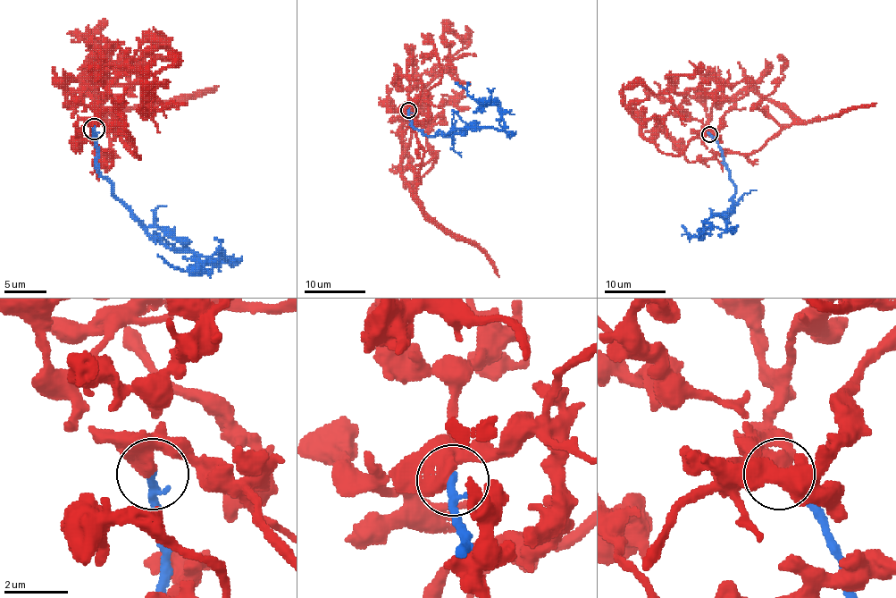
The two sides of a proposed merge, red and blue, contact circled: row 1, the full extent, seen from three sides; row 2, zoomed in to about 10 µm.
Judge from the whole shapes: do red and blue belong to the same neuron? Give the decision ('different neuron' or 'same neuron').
different neuron

